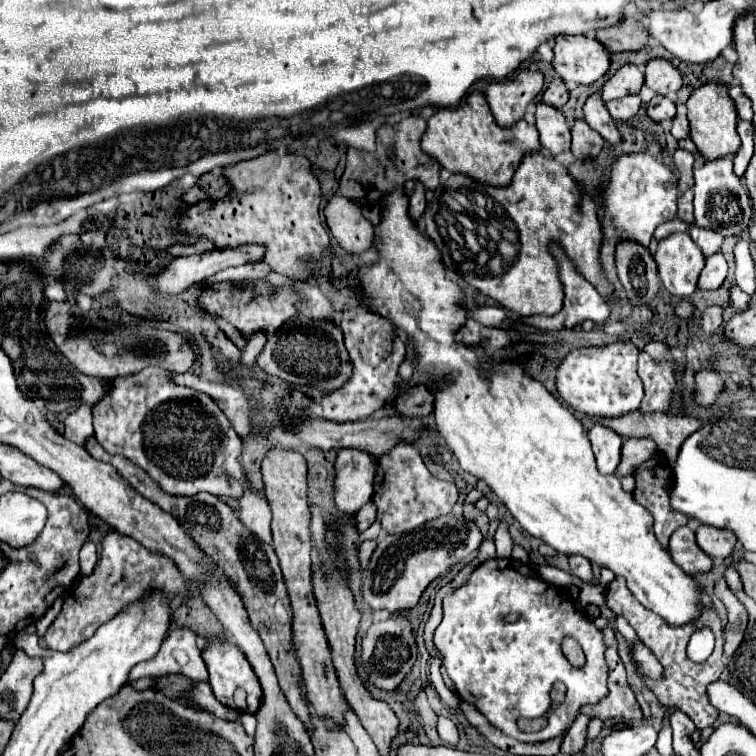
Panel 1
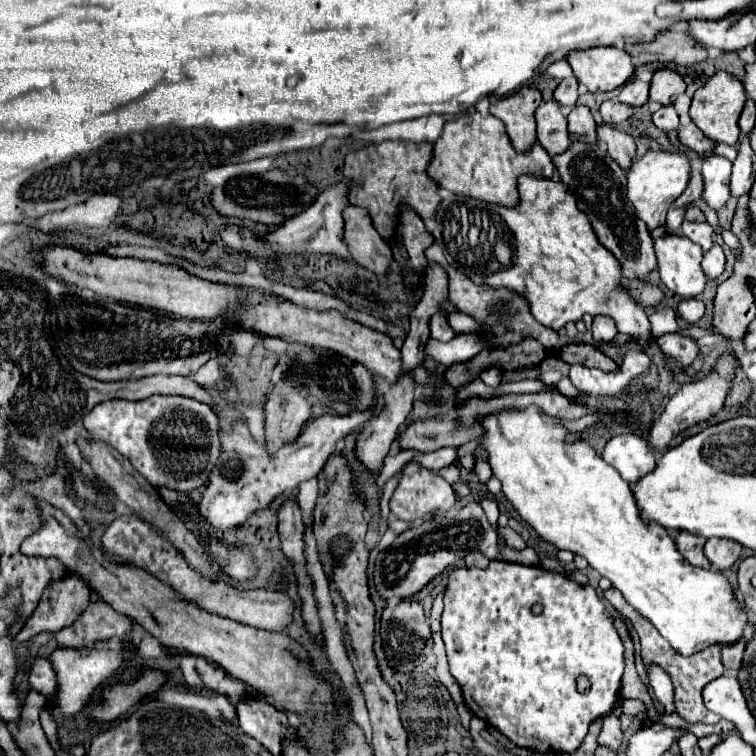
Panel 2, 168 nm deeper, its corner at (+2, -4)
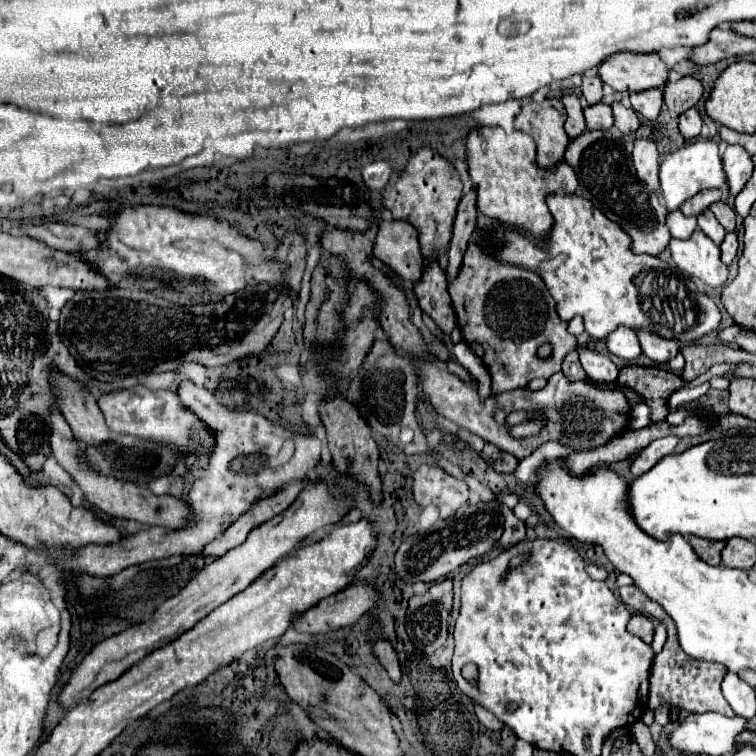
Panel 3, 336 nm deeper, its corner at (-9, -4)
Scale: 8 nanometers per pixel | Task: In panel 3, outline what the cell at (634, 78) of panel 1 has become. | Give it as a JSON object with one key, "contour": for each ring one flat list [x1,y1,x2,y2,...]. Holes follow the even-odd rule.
{"contour":[[649,89,649,91,641,91,641,93,631,93,629,97,631,107,641,113,645,119,655,121,661,113,661,105,663,105,663,93,661,89]]}

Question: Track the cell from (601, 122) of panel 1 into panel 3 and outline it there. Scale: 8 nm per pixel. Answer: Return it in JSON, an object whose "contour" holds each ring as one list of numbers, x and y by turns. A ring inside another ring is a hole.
{"contour":[[637,139,631,155,637,177,659,195,659,153,655,143,651,139]]}

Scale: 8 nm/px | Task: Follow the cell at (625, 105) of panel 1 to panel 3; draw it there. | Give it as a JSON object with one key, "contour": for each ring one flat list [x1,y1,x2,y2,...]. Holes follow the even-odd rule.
{"contour":[[613,103,613,127,619,129,623,135,631,135,637,131,639,127,639,119,637,119,637,113,631,109,631,107,625,107,623,103]]}

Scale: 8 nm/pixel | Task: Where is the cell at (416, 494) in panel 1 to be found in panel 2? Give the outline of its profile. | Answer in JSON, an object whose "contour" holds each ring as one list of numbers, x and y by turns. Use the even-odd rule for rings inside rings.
{"contour":[[416,461,406,463,400,473,402,473,402,477,400,477,398,485,396,485,394,495,390,497,390,511,398,519,402,519,402,521,412,525,416,521,430,521,430,519,434,519,436,511,446,513,446,511,450,511,454,507,456,495,454,495,450,483,446,483,438,473,424,469]]}

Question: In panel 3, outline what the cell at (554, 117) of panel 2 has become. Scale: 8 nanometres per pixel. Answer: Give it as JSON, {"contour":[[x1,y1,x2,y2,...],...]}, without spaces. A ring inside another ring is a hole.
{"contour":[[565,95,563,99,563,105,565,105,565,111,567,111,567,121,565,121,565,131,571,139,575,139,577,135,581,135,587,125,585,125,585,117,583,117,583,109,581,109,581,103,579,103,579,97,575,95]]}

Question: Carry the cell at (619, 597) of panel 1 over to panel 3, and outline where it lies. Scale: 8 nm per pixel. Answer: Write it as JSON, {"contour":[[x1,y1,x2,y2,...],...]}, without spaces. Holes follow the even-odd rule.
{"contour":[[621,587,621,599,625,601,625,605,629,605,631,609,651,615,657,621,667,625,667,641,663,645,663,651,655,657,653,663,653,671,651,671,651,687,649,687,649,709,659,709,661,705,671,705,671,707,679,707,679,709,687,709,689,713,721,713,727,717,733,717,733,709,729,707,729,703,725,701,723,693,721,693,721,681,727,673,727,669,721,663,707,663,707,661,697,661,691,659,679,645,677,639,677,631,675,631,675,623,673,619,663,613,663,609,659,605,653,603,653,599,647,599,647,595,643,595,637,587]]}

